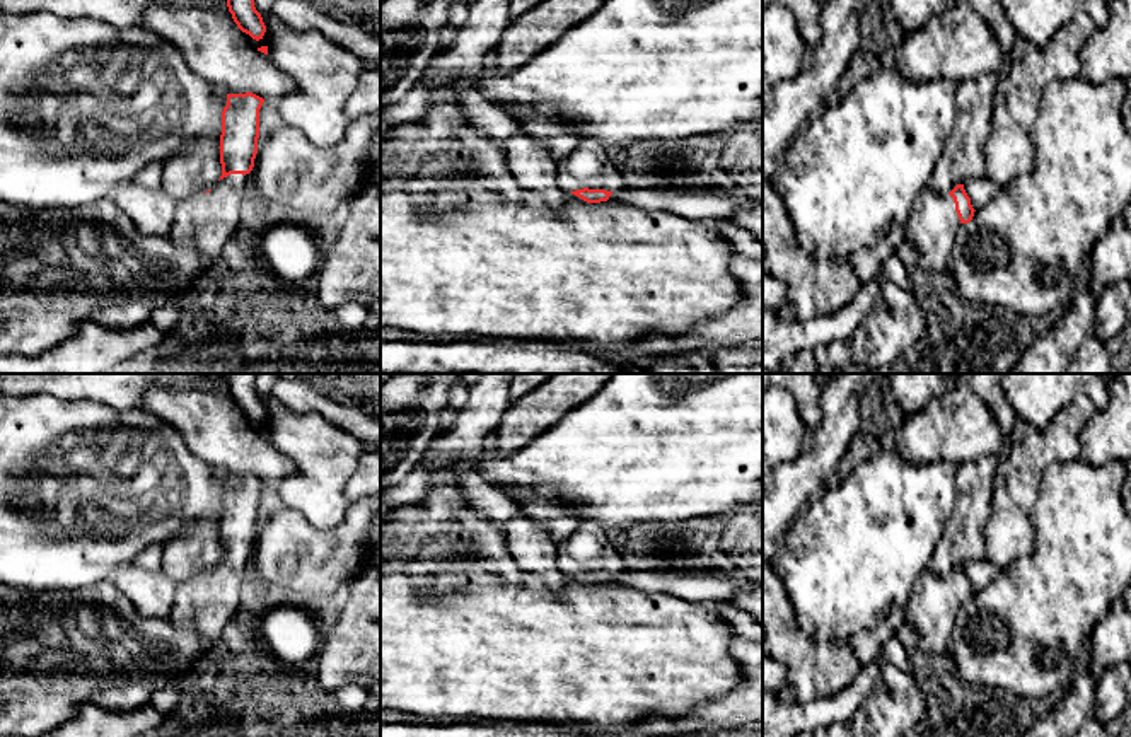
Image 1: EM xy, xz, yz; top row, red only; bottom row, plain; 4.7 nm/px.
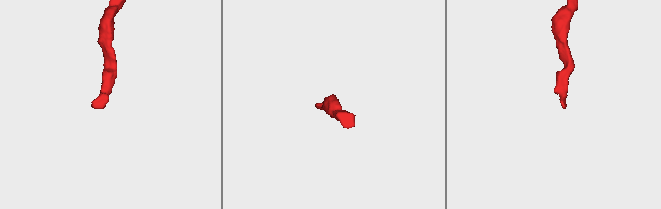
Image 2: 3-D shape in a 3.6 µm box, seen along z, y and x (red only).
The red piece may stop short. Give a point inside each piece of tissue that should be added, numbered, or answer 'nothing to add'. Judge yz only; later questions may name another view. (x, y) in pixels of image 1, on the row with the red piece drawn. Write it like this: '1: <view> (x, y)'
1: yz (933, 224)

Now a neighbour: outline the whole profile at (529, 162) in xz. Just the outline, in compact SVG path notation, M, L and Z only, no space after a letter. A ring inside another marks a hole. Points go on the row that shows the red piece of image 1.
M522 125L508 140L507 164L520 188L539 194L551 210L563 210L565 191L558 186L558 162L541 138L527 135Z

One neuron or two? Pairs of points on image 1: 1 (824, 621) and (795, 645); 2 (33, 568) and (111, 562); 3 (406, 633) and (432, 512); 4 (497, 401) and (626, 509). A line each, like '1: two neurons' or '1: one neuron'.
1: two neurons
2: one neuron
3: one neuron
4: two neurons

